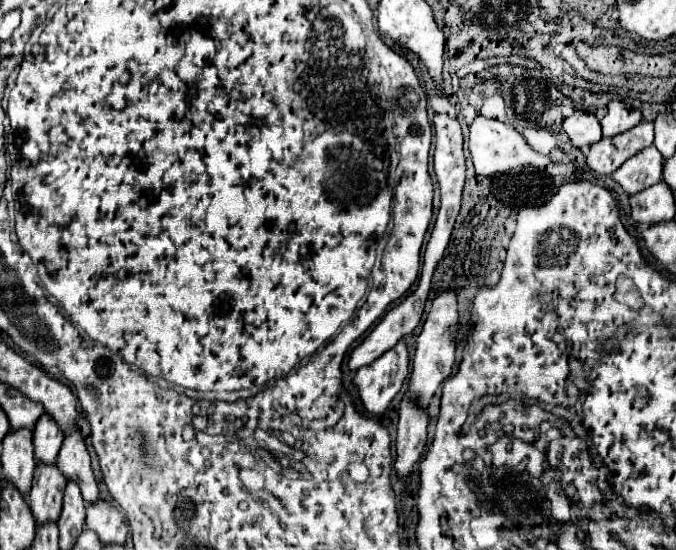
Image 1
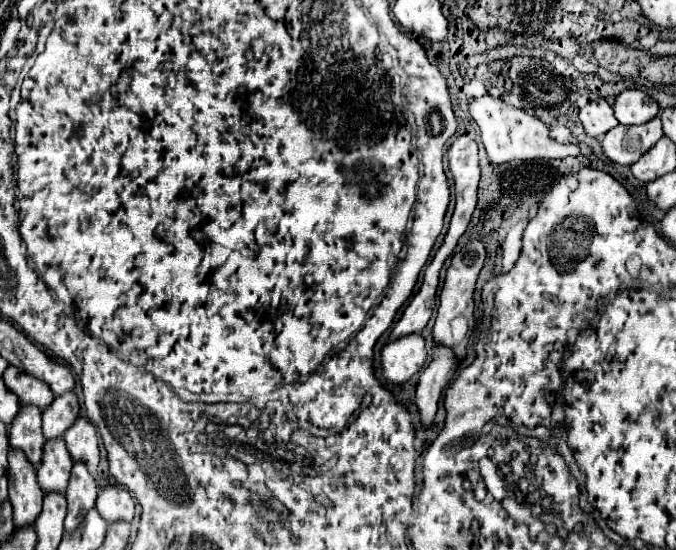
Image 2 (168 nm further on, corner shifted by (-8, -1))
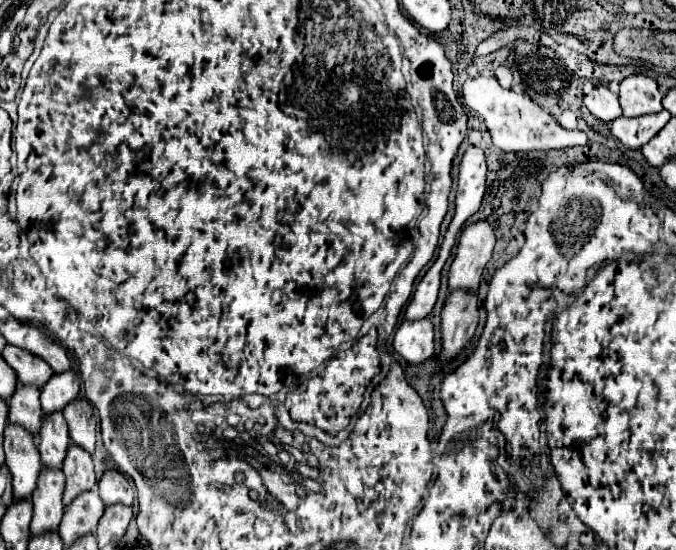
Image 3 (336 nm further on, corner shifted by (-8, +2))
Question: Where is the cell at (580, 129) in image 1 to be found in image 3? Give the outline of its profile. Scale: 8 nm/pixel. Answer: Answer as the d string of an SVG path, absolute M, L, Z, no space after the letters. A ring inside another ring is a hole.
M597 86L591 90L591 94L587 94L583 98L583 104L585 108L595 116L599 118L601 122L609 124L613 122L615 118L621 116L621 106L619 106L619 100L617 100L617 94L613 94L607 86Z

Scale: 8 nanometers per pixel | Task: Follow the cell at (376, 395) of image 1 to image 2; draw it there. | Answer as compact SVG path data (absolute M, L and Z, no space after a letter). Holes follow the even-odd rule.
M421 333L405 335L403 339L395 339L387 343L381 351L381 367L383 375L391 383L405 383L411 379L425 363L427 349Z

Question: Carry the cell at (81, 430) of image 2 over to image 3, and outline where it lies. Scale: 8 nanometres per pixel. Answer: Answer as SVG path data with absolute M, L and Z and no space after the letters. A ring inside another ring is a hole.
M85 398L75 400L63 410L63 416L69 424L71 440L87 450L89 454L95 452L95 412Z

